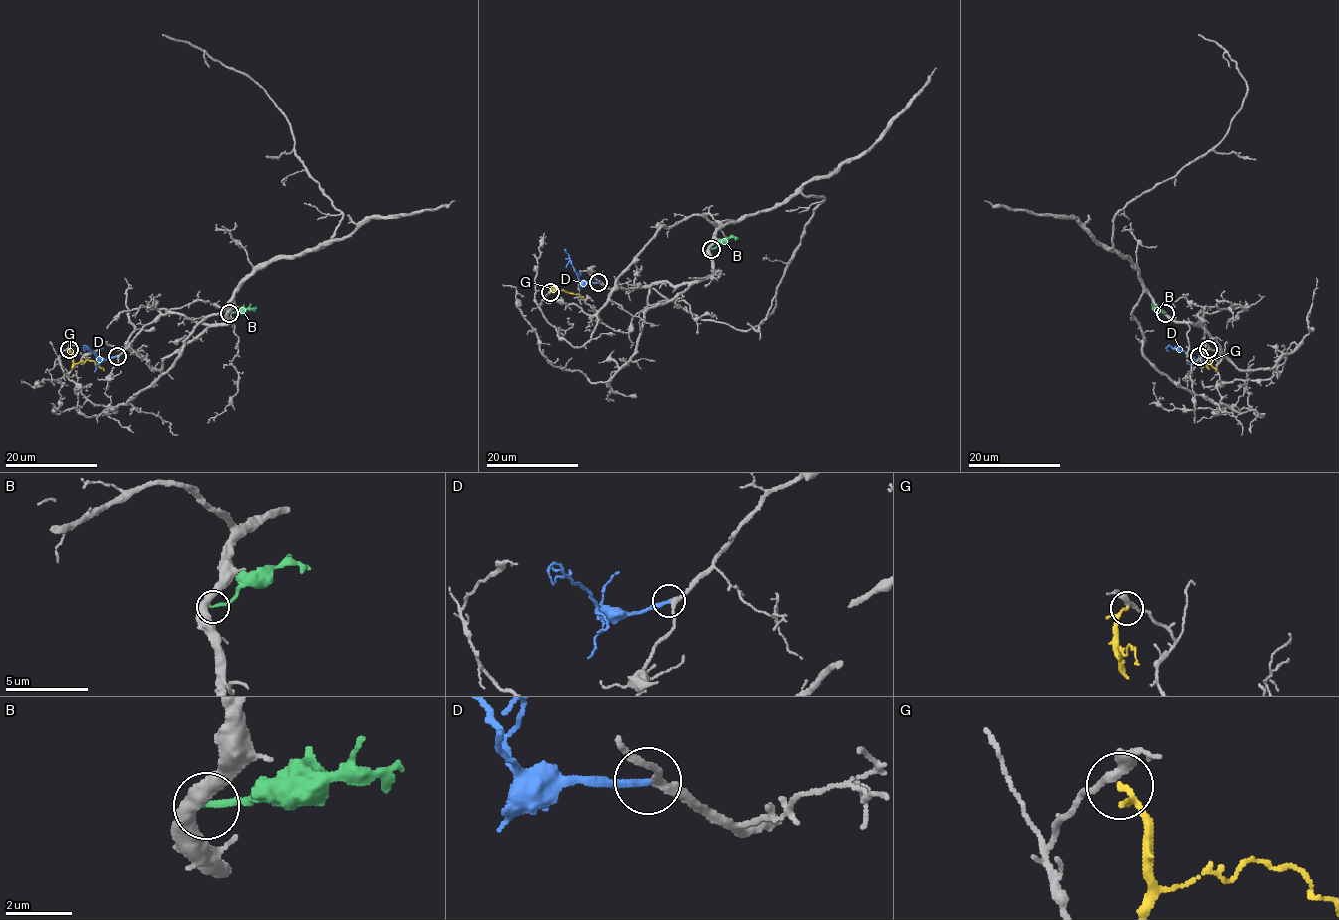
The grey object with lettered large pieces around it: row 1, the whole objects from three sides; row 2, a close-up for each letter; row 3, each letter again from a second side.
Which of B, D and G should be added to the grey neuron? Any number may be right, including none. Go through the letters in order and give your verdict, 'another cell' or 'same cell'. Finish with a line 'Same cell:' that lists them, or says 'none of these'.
B: another cell
D: same cell
G: another cell
Same cell: D

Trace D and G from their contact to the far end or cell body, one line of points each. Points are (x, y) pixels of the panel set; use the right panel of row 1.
D: (1199, 355), (1195, 359), (1169, 345), (1167, 351)
G: (1208, 350), (1207, 363), (1209, 360), (1216, 370)

